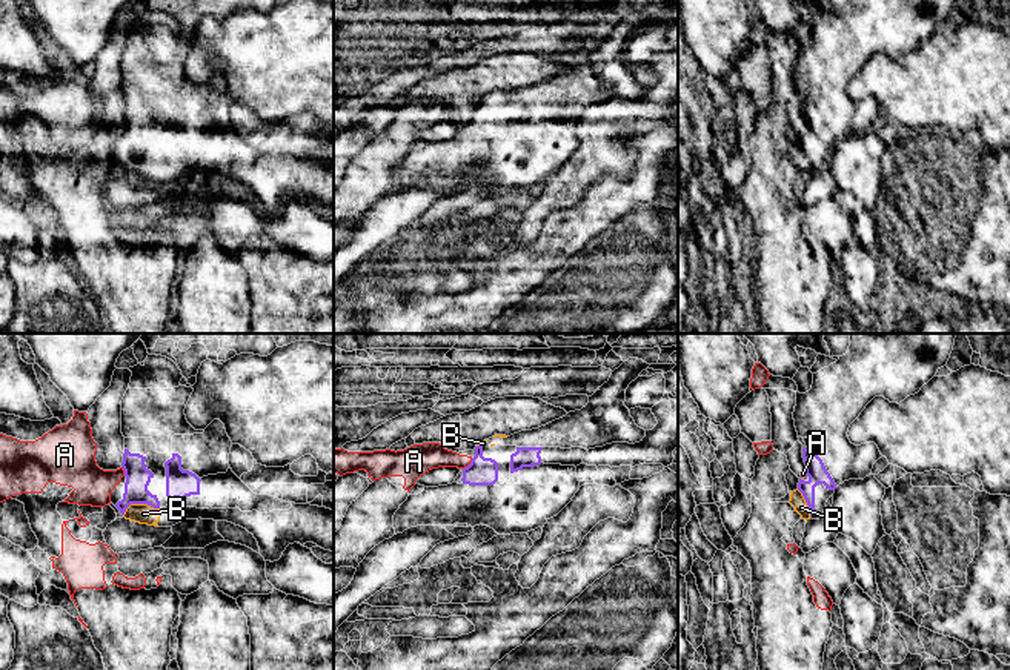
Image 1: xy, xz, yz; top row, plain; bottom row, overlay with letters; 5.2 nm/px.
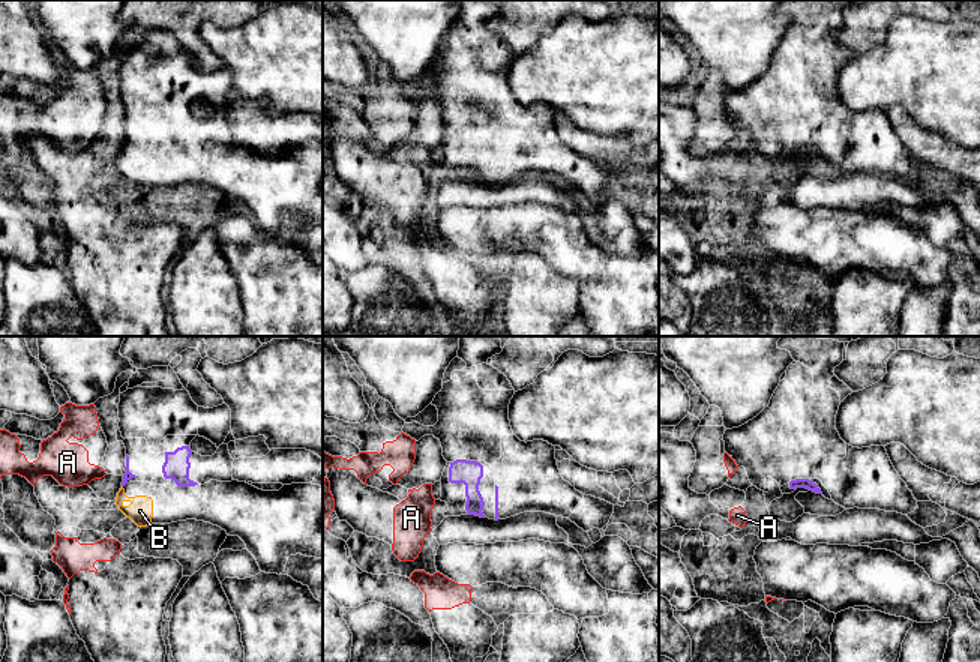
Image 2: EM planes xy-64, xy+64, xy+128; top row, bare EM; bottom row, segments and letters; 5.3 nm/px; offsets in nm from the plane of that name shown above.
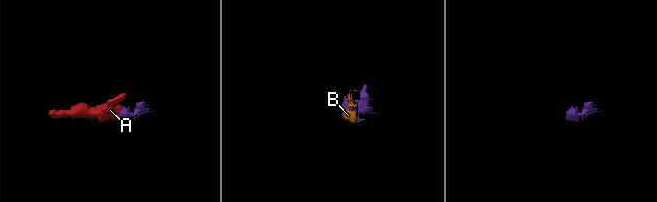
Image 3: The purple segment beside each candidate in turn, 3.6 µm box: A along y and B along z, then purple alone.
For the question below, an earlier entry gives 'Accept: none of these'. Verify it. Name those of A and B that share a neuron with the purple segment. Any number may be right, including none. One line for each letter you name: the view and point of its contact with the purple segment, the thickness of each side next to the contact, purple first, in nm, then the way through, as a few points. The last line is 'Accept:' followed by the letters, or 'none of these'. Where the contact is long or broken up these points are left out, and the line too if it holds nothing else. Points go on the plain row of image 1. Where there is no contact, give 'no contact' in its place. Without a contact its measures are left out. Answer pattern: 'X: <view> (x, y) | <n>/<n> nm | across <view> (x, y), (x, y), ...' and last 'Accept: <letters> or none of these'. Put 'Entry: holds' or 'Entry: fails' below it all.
B: xy (139, 159) | 130/110 nm
Accept: B
Entry: fails

